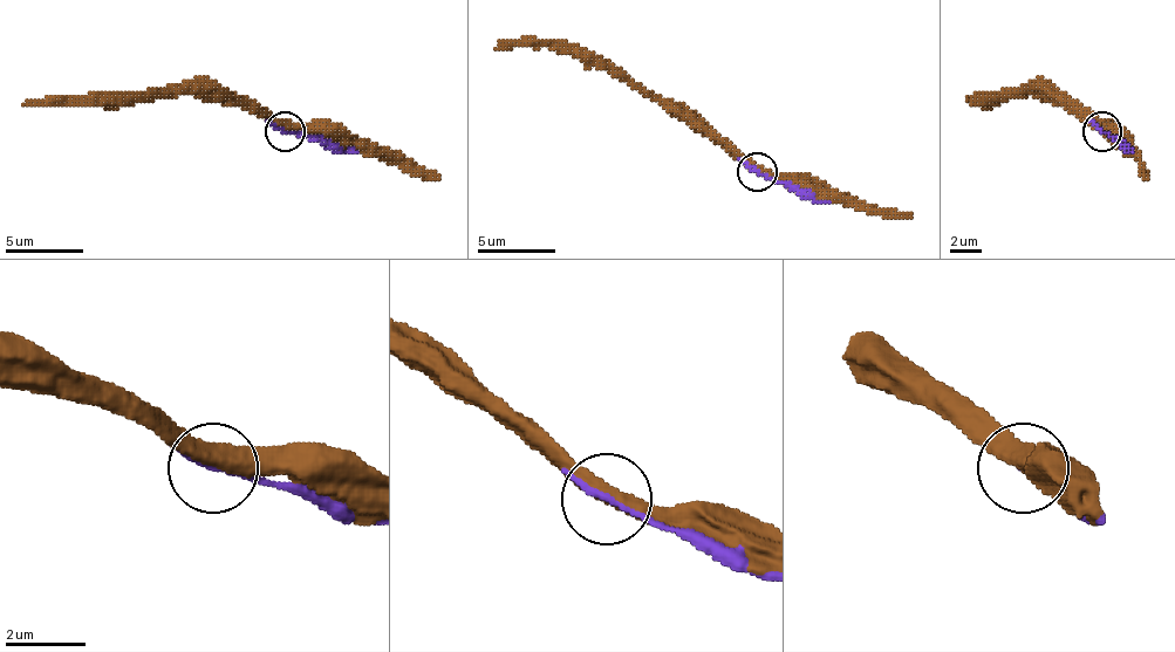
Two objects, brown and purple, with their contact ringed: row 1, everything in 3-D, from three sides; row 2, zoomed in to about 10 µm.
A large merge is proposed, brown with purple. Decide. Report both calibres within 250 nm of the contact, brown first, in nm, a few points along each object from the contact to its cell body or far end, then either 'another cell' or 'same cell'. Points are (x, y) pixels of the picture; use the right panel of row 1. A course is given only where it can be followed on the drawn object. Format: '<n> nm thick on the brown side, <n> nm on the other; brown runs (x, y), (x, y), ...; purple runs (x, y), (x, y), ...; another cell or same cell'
400 nm thick on the brown side, 110 nm on the other; brown runs (1101, 132), (1070, 104), (1030, 93), (979, 101), (979, 104); purple runs (1101, 132), (1132, 152); another cell

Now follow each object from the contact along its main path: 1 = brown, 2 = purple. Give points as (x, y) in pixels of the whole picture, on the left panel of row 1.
1: (286, 132), (243, 104), (184, 93), (24, 104)
2: (286, 132), (356, 152)

